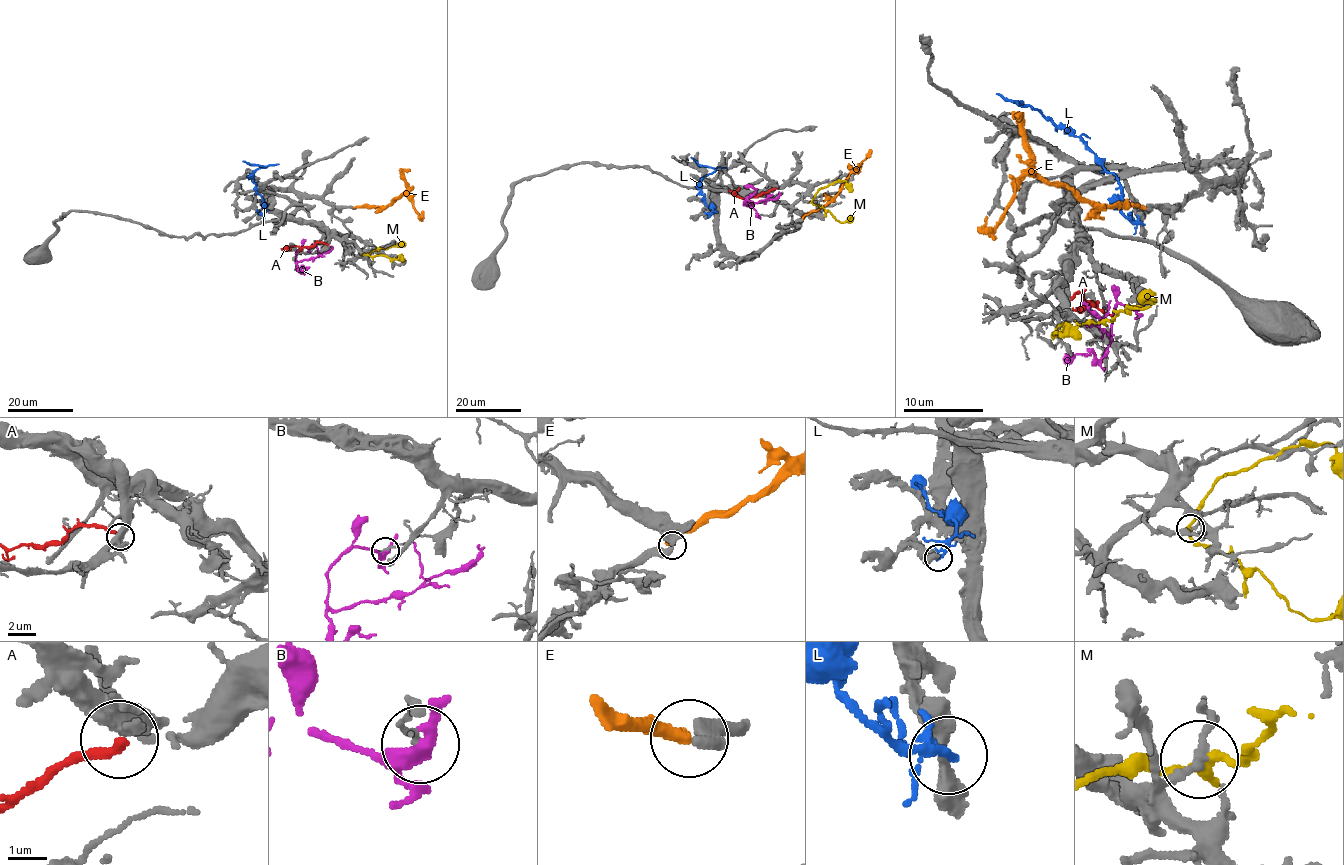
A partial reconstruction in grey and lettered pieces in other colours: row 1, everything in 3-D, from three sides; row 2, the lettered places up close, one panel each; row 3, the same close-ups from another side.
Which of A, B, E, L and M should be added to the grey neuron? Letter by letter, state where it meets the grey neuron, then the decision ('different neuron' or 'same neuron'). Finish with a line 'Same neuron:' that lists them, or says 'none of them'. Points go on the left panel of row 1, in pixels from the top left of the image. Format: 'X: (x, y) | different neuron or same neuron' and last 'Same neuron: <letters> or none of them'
A: (327, 245) | different neuron
B: (309, 248) | different neuron
E: (355, 208) | same neuron
L: (260, 214) | different neuron
M: (364, 254) | different neuron
Same neuron: E

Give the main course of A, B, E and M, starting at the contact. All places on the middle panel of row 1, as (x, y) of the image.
A: (775, 188), (741, 198), (734, 192), (738, 188)
B: (757, 216), (754, 209), (744, 204), (775, 199), (779, 192)
E: (803, 218), (822, 208), (871, 150)
M: (812, 201), (820, 188), (839, 180), (845, 180), (851, 192)

